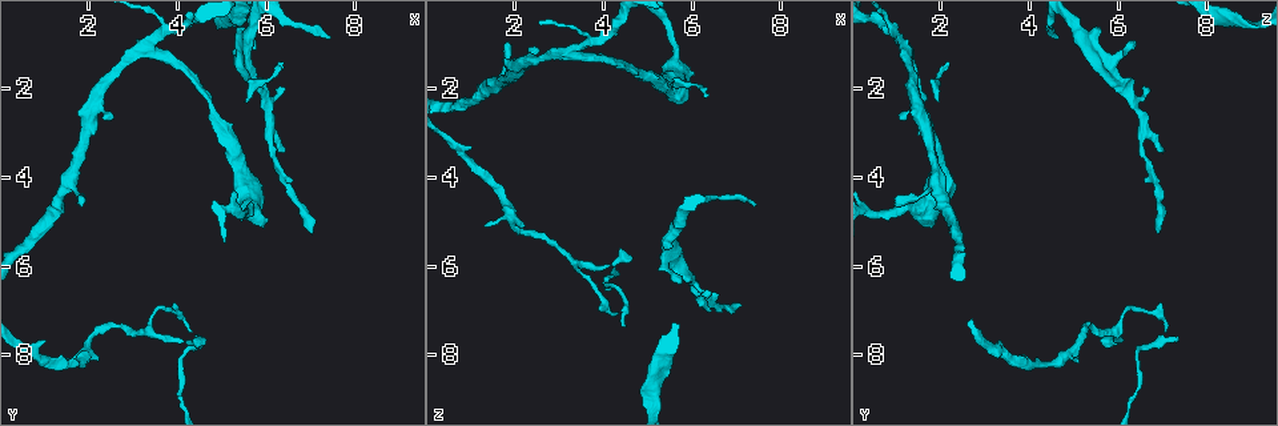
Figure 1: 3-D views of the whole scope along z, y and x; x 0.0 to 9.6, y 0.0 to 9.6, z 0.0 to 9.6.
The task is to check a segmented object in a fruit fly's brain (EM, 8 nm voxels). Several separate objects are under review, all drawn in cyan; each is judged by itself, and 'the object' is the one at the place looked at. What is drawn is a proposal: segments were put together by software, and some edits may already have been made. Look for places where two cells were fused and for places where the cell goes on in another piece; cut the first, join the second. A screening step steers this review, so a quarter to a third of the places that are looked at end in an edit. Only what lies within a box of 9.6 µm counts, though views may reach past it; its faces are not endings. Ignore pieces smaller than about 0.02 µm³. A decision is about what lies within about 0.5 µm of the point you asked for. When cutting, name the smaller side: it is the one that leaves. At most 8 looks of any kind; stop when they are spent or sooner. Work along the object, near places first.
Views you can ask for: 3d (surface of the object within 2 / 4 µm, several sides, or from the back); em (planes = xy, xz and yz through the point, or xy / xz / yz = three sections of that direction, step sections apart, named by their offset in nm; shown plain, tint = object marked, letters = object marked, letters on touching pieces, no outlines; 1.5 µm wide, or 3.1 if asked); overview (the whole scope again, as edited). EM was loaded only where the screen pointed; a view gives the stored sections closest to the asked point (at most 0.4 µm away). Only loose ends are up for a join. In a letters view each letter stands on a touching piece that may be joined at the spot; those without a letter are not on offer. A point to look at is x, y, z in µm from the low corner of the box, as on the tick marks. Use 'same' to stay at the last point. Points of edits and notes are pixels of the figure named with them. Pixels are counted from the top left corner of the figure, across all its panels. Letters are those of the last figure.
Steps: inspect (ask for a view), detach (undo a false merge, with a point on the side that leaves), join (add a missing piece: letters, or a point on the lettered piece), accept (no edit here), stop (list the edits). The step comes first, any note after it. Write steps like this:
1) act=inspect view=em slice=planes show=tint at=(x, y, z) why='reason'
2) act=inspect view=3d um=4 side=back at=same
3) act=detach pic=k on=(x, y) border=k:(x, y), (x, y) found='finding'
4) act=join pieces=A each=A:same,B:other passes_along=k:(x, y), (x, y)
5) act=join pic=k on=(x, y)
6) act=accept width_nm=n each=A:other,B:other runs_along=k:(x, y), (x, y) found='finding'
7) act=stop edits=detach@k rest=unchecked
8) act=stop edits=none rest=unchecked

act=inspect view=em slice=planes show=plain at=(6.00, 5.00, 1.75) why='thick end'

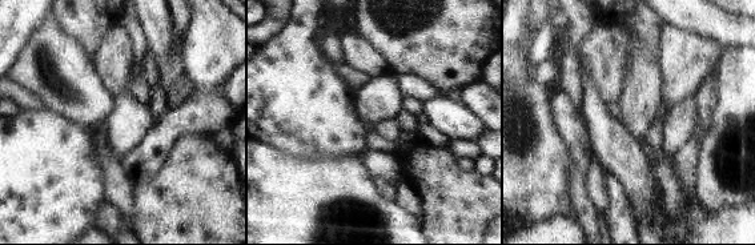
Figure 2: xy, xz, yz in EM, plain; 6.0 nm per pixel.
act=inspect view=em slice=planes show=letters at=same

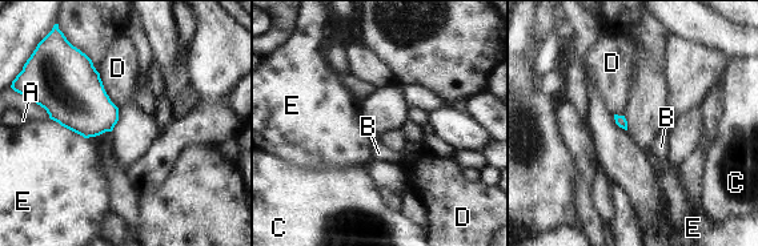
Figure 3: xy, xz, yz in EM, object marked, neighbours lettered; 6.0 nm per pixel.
act=accept each=A:other,B:other,C:other,D:other,E:other border=3:(92, 63), (105, 93), (117, 108) found='no lettered piece goes on from it'

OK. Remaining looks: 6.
act=inspect view=em slice=planes show=plain at=(2.55, 2.60, 1.10) why='branch stops here'

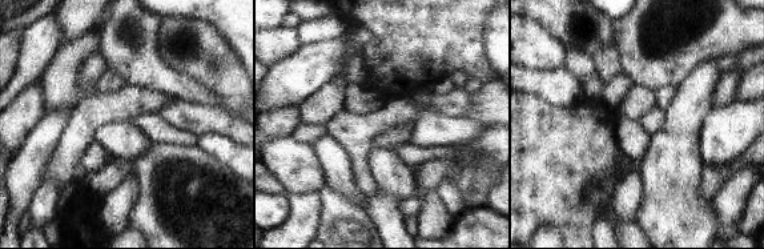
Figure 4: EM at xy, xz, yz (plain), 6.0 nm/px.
act=inspect view=em slice=planes show=letters at=same

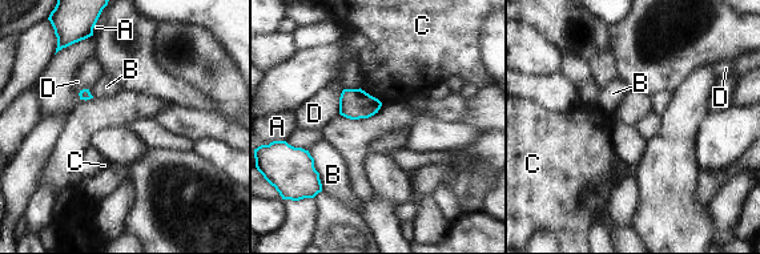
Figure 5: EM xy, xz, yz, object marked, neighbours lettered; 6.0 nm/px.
act=accept each=A:other,B:other,C:other,D:other border=5:(360, 88), (382, 103) found='none of them fits'

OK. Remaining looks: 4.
act=inspect view=em slice=xy step=4 show=letters at=(4.30, 7.45, 7.05) why='thin end'

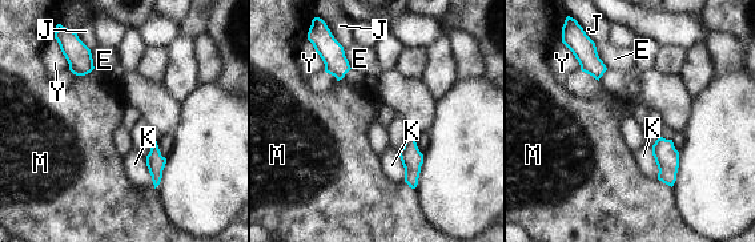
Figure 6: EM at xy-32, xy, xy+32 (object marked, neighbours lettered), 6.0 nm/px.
act=inspect view=em slice=planes show=letters at=same why='another direction'

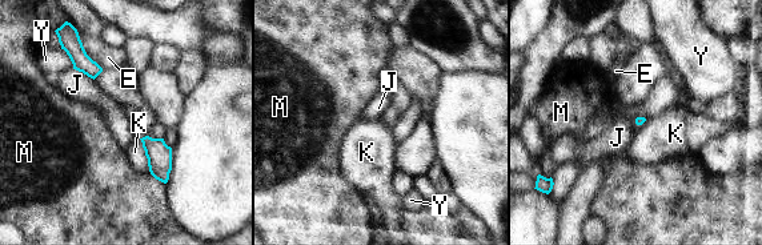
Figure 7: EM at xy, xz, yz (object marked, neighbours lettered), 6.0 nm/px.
act=accept each=E:other,J:other,K:other,M:other,Y:other border=7:(73, 68), (93, 80) found='none of them fits'

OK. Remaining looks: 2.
act=stop edits=none rest=unchecked

